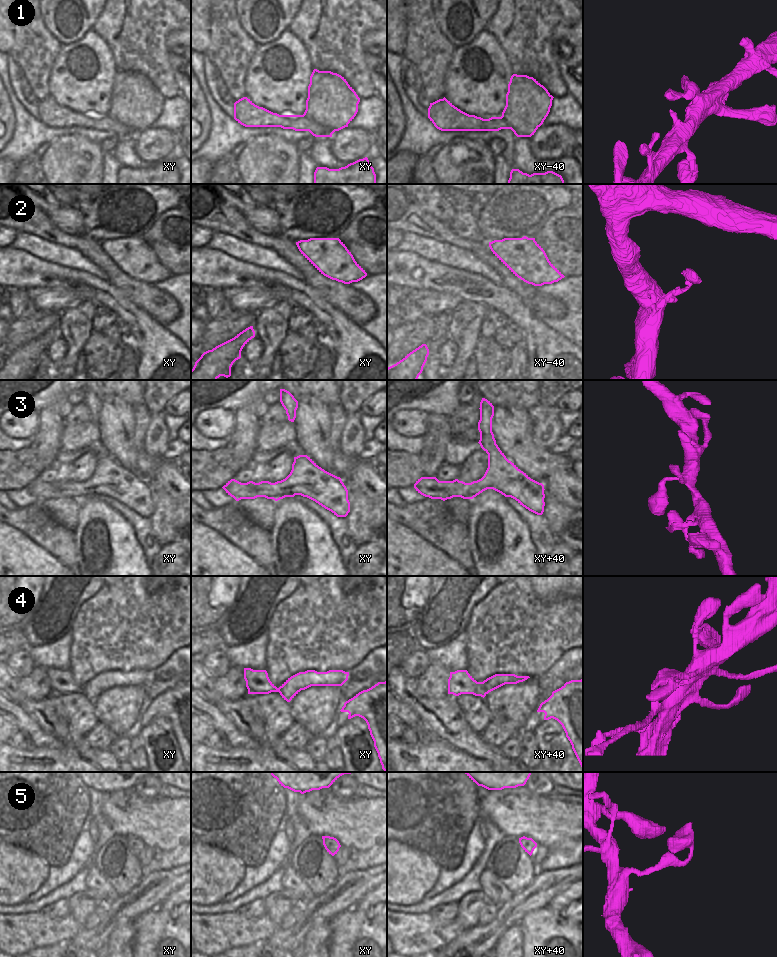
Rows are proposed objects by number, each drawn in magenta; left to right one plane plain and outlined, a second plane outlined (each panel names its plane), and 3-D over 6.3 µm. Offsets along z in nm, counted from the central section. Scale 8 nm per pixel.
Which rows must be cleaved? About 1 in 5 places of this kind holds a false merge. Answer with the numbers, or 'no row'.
5

